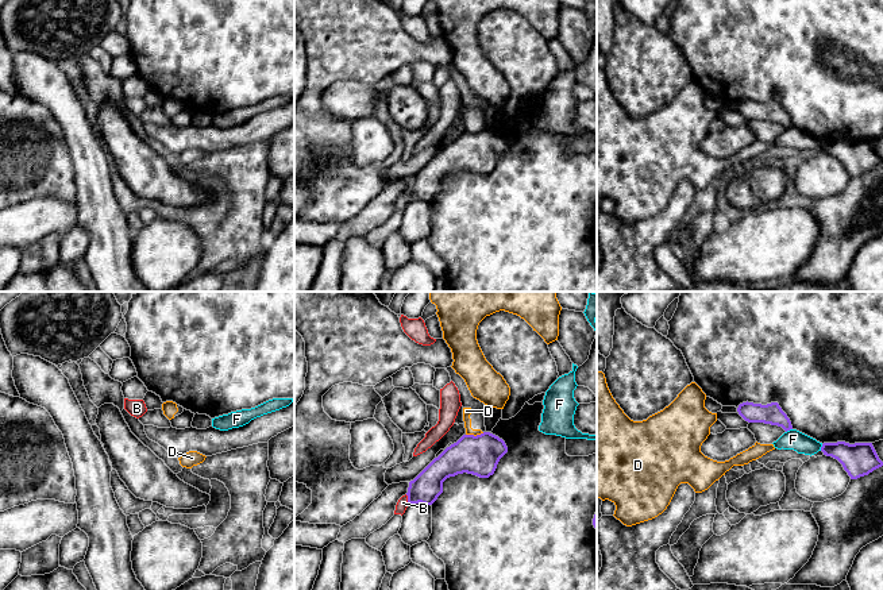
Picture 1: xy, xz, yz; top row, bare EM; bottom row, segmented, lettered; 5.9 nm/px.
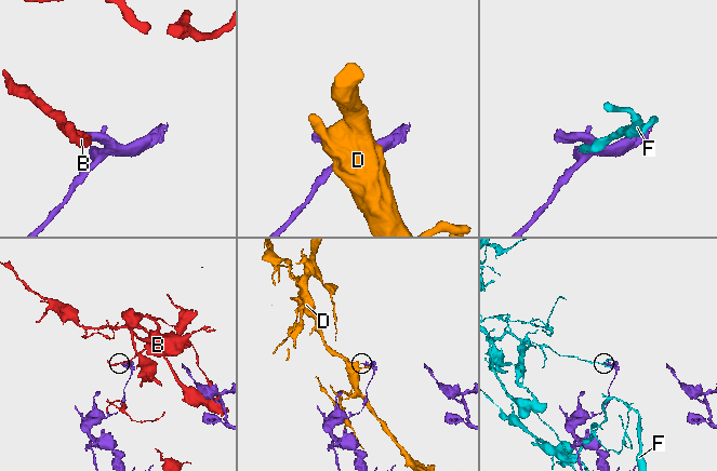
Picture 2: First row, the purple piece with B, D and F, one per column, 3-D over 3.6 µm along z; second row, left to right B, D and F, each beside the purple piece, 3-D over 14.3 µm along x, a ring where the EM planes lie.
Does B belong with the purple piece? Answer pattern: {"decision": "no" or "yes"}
{"decision": "no"}

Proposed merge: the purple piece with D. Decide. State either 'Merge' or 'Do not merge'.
Do not merge

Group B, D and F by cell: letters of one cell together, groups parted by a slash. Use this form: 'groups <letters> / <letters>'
groups B / D / F

